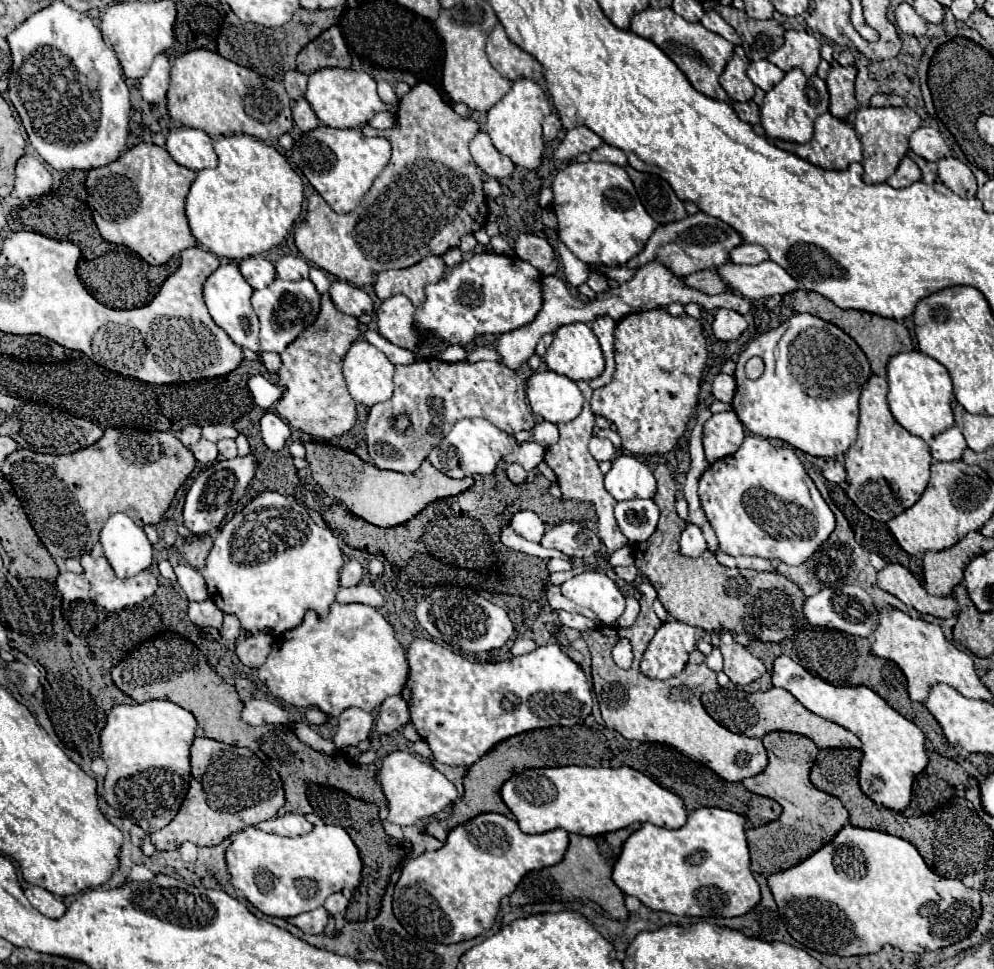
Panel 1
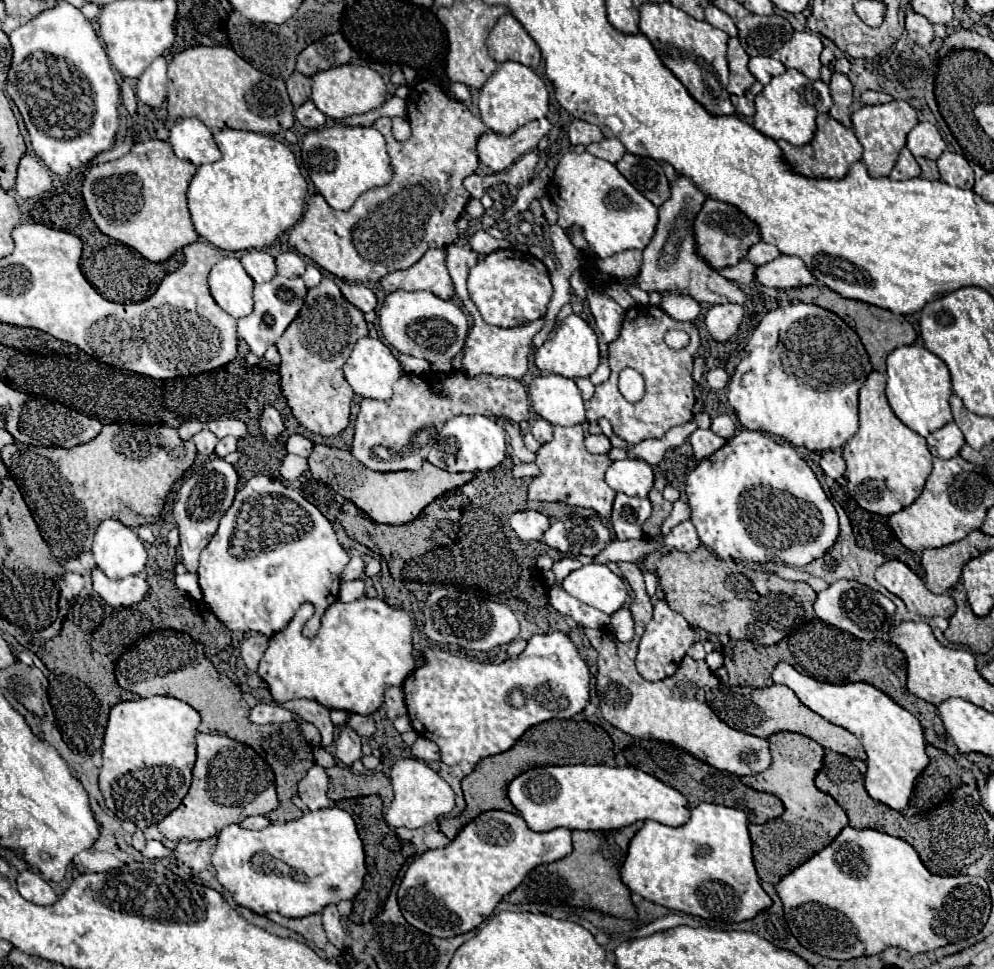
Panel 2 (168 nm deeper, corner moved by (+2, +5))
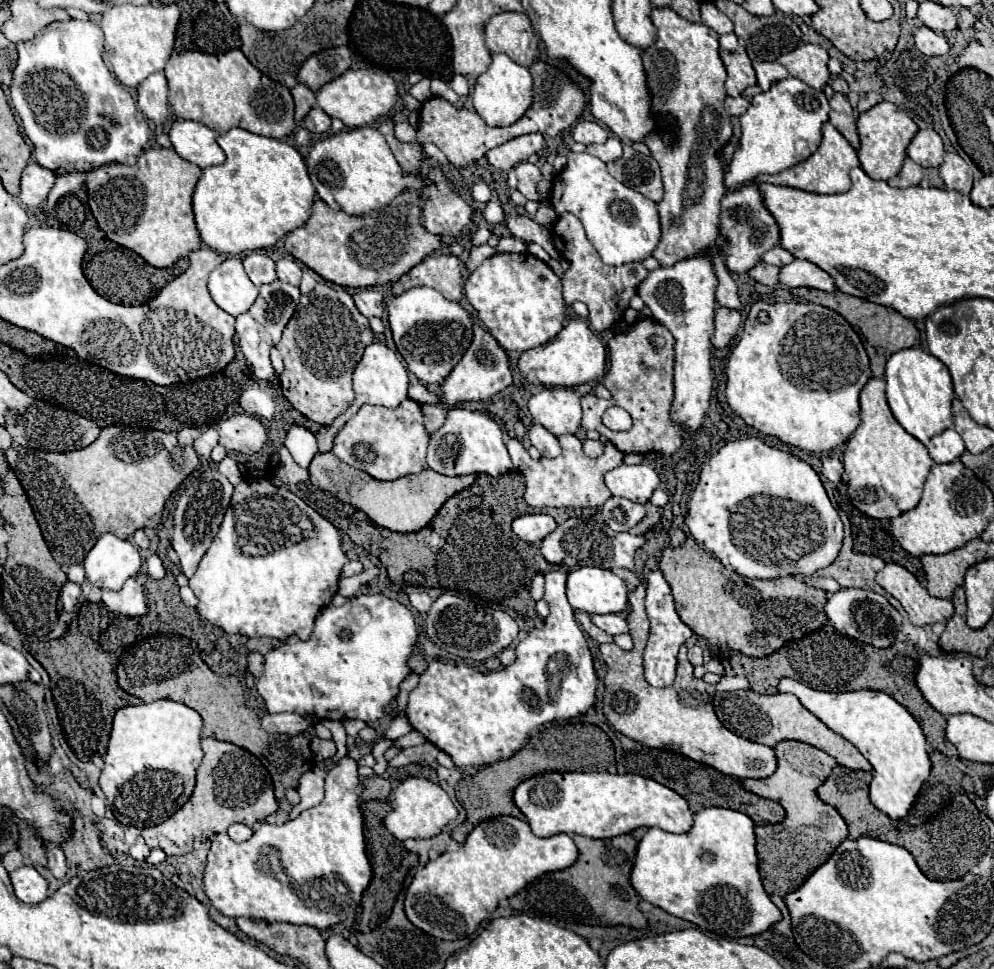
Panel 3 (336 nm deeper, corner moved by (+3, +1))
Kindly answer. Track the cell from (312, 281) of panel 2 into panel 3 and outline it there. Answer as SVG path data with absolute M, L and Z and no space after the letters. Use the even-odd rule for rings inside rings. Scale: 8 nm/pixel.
M304 270L304 276L302 276L302 282L300 282L300 292L302 294L310 294L316 286L316 276L312 270Z

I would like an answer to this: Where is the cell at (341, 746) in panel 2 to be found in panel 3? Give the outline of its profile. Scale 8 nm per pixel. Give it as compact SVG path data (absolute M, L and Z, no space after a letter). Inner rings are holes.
M344 756L342 760L338 760L338 766L334 766L328 772L328 776L326 776L326 796L318 806L304 810L298 818L288 820L286 824L280 824L280 826L260 822L258 828L254 828L252 838L242 842L242 844L236 844L236 842L228 840L226 834L214 834L212 846L210 846L210 852L208 852L208 858L206 858L206 868L204 868L204 874L202 874L204 894L208 896L212 906L220 914L232 916L232 918L244 916L244 918L252 918L252 920L264 920L268 924L288 922L288 924L296 924L296 926L312 926L316 930L328 930L328 928L344 922L348 916L354 916L356 910L358 910L362 892L368 888L368 884L372 880L372 868L370 868L370 862L368 862L368 856L366 856L366 842L364 842L364 816L362 816L362 810L360 810L360 794L362 794L362 784L360 784L360 778L358 778L358 764L352 758Z

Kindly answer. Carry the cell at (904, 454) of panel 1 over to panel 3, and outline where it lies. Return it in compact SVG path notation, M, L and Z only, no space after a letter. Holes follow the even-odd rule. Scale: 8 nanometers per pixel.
M870 378L868 384L860 392L860 406L862 406L862 410L860 410L862 424L856 428L852 438L846 442L846 450L842 456L845 471L843 480L847 483L852 504L860 512L864 512L870 518L895 518L904 512L908 512L908 510L912 510L920 502L922 486L926 482L926 476L928 476L934 460L930 458L926 446L920 440L916 440L914 436L910 436L892 416L888 402L886 402L886 380Z

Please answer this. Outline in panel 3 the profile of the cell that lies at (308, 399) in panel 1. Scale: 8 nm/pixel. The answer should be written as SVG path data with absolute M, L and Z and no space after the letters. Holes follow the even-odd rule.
M320 282L310 294L300 296L292 320L286 324L278 352L284 358L280 390L286 400L308 420L316 424L332 424L352 402L352 372L360 362L364 348L374 342L368 318L360 316L352 296L340 286Z

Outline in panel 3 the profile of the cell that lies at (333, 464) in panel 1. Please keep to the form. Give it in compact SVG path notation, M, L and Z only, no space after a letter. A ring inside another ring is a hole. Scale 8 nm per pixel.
M332 452L316 454L308 472L310 472L310 482L316 488L332 492L342 502L348 502L354 508L366 512L366 516L376 526L382 526L392 532L418 532L436 516L436 512L450 496L454 496L464 488L470 488L476 480L476 476L454 476L454 478L440 476L438 472L432 472L428 468L428 470L422 470L420 474L408 474L392 482L380 482L368 476L366 472L360 472L358 468L352 468L336 460Z

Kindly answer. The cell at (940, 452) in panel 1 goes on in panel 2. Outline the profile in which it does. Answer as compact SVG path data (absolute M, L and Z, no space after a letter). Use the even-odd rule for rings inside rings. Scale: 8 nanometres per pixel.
M955 422L945 424L943 428L935 430L927 438L927 446L933 456L937 458L953 458L959 454L961 446L965 444L965 438L961 436L961 430Z

